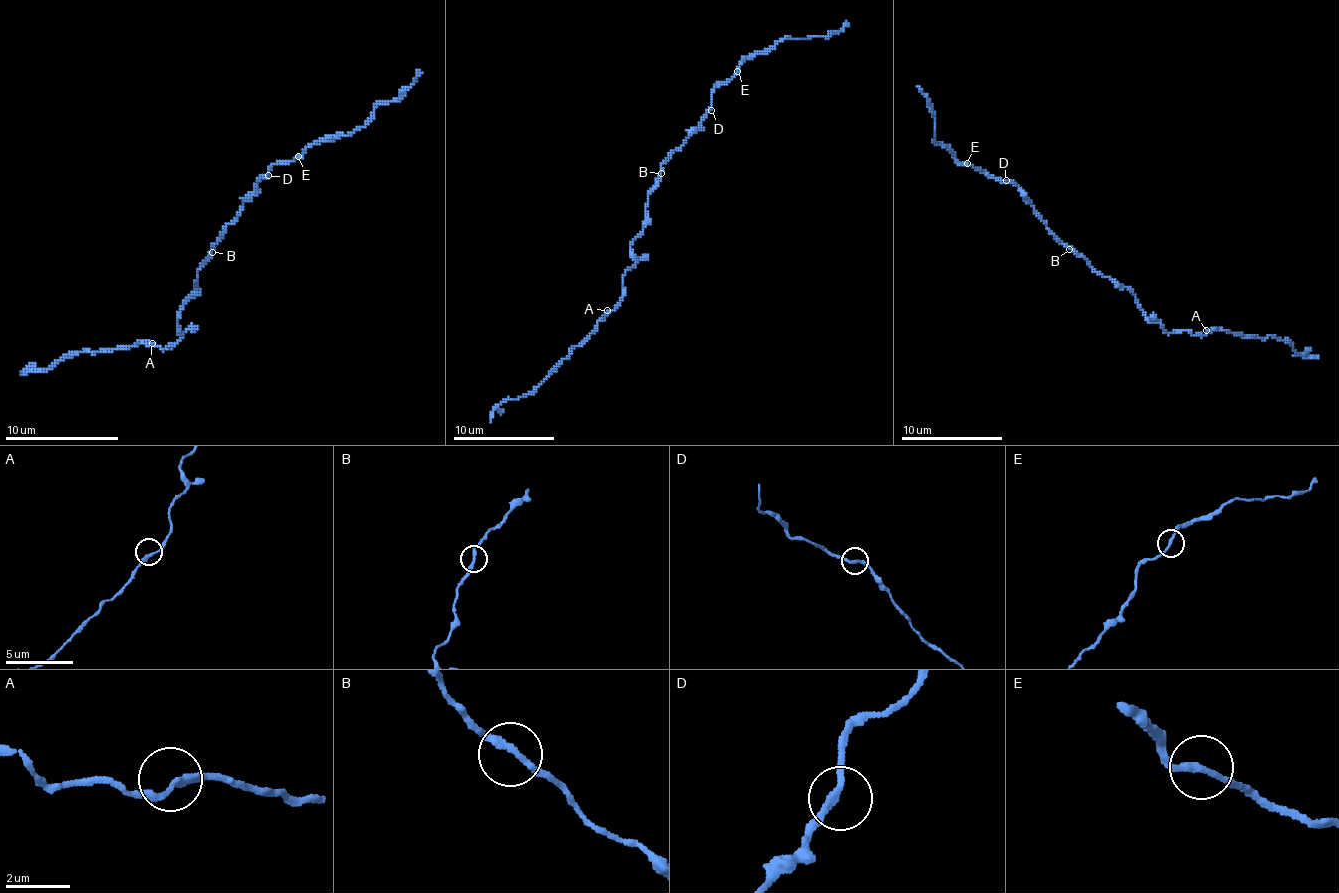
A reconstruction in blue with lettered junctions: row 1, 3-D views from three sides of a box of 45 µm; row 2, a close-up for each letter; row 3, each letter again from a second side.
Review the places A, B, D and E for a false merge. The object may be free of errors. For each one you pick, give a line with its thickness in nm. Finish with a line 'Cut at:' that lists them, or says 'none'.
E: calibre 200 nm
Cut at: E

